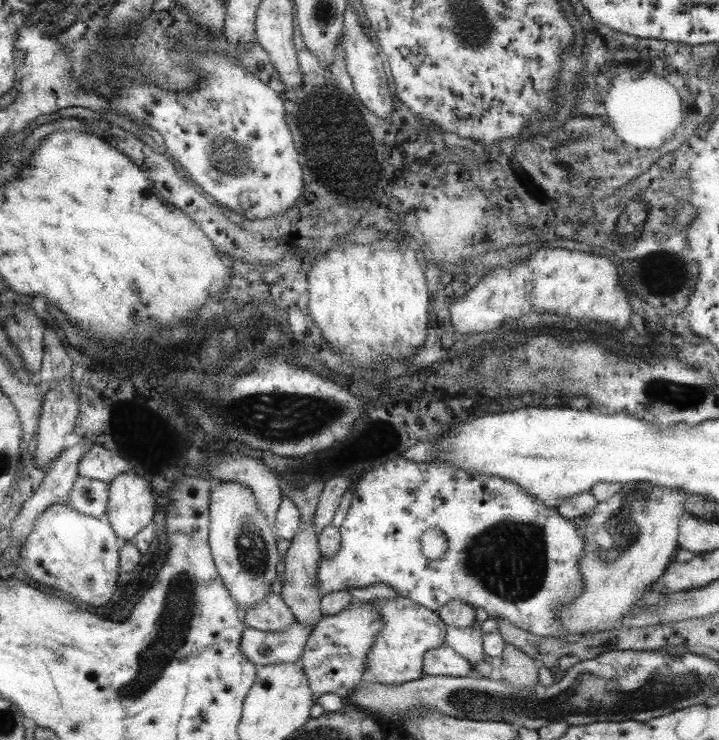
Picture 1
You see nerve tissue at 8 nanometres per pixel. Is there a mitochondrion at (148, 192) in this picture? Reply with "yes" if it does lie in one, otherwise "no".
no

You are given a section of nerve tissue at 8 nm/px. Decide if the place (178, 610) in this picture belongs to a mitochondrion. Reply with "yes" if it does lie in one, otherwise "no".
yes

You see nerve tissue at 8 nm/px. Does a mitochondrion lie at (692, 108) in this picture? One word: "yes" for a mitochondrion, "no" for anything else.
no

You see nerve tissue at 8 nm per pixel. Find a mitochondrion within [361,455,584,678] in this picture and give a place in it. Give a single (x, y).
(508, 559)

